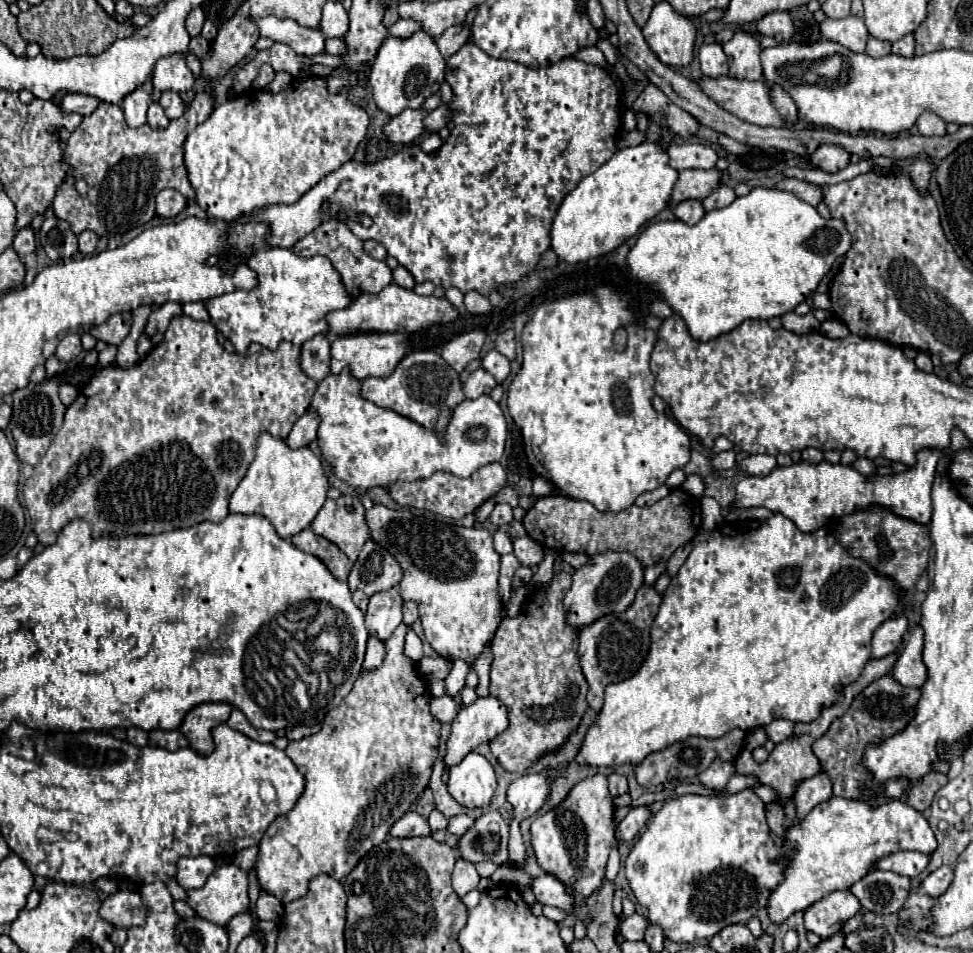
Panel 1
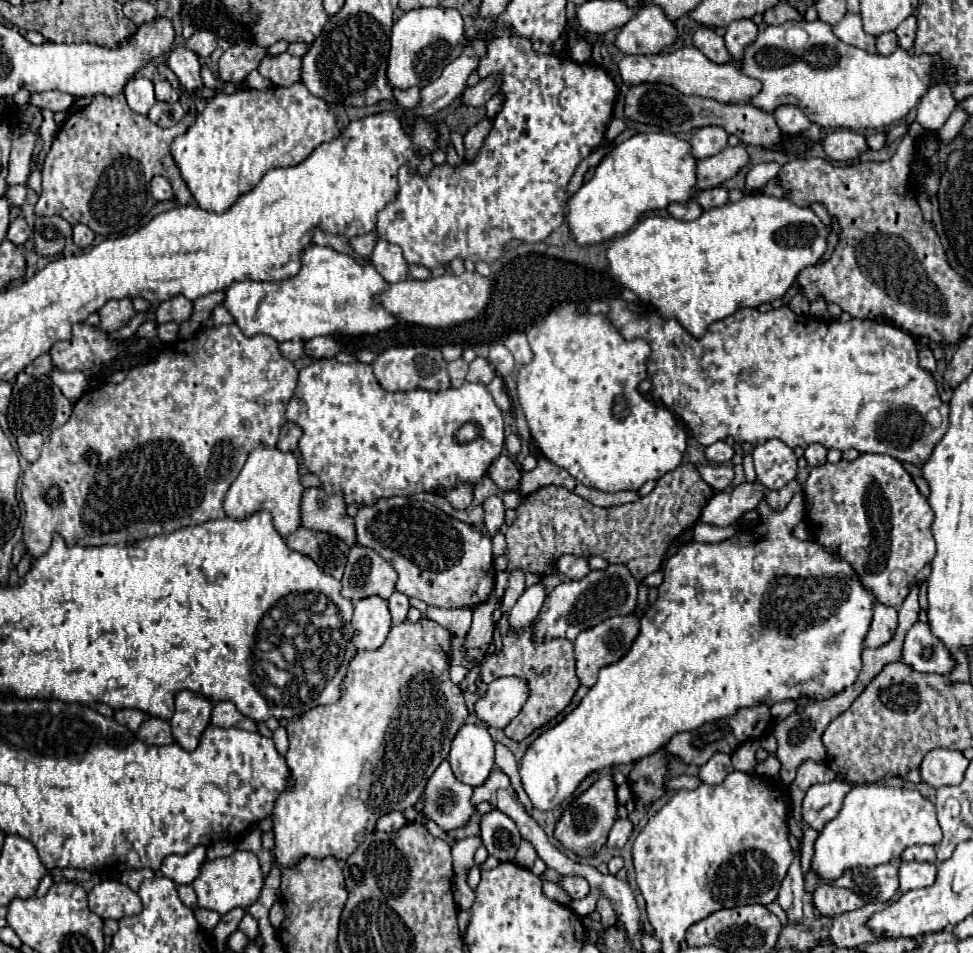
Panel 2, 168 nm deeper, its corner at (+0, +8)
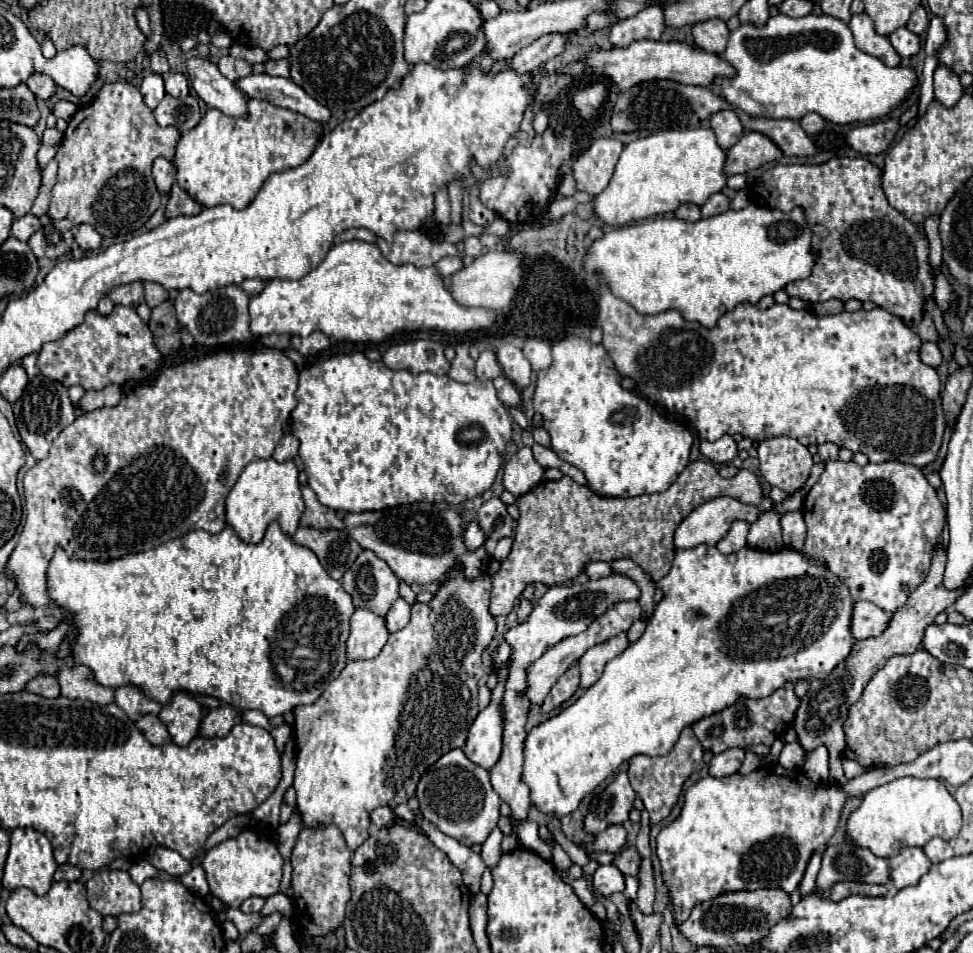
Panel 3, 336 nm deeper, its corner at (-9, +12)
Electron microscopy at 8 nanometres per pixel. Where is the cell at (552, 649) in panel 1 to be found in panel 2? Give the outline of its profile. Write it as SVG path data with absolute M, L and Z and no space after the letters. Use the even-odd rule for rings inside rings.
M531 627L523 633L515 635L511 629L503 637L503 651L499 655L489 657L481 667L481 679L489 685L493 679L503 675L515 675L527 679L531 693L519 715L505 727L505 733L521 741L541 725L549 723L553 717L557 717L571 701L579 687L579 679L575 673L575 655L573 655L573 643L567 639L551 639L547 643L533 643L531 641Z

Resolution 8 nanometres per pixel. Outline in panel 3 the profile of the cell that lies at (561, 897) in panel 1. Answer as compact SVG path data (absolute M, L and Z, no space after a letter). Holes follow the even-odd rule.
M600 865L592 875L592 889L596 895L610 897L612 893L622 891L624 875L614 865Z

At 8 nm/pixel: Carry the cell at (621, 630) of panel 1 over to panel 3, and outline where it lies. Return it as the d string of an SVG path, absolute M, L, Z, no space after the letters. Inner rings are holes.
M618 633L604 643L598 643L590 647L582 657L580 657L580 687L590 687L594 685L604 671L604 665L618 657L624 649L628 647L628 637L626 633Z

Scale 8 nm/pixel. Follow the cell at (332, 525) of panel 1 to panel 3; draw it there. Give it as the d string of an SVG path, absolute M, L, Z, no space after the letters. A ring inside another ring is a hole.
M308 485L302 487L302 499L304 499L306 509L300 519L300 525L314 527L314 529L344 529L346 527L334 509L318 503L314 491Z

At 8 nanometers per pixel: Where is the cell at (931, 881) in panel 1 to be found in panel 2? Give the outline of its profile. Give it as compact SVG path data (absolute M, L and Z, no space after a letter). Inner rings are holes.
M901 861L901 865L899 865L899 891L905 893L909 889L929 887L935 881L935 875L937 875L935 863Z

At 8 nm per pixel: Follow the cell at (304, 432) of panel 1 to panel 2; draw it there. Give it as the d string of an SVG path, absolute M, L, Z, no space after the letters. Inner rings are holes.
M285 423L281 427L281 433L279 433L279 441L277 441L277 449L279 451L291 451L295 453L297 451L297 441L301 437L301 429L295 425L295 423Z

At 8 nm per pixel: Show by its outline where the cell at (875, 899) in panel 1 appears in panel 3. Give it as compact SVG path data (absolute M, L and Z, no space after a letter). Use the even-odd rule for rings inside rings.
M838 843L824 851L816 885L828 895L830 887L838 881L886 885L890 881L890 863L882 857L874 857L862 847Z

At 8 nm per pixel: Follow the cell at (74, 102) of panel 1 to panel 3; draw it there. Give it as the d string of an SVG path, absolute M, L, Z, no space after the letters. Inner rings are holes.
M32 75L28 81L26 81L26 85L30 87L30 91L38 97L38 99L50 99L50 97L54 97L56 95L56 89L58 89L58 85L48 77L48 75Z

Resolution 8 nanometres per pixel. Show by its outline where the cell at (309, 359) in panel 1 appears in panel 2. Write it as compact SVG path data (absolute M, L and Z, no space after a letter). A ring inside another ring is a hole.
M285 341L285 343L279 343L279 351L283 357L295 361L299 357L305 355L305 349L303 349L303 343L301 341Z

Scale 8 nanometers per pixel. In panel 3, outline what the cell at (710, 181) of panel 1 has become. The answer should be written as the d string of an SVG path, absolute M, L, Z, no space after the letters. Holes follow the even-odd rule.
M750 131L750 133L744 133L742 139L726 151L724 175L730 177L738 173L748 173L780 157L782 157L782 151L778 151L778 147L774 147L774 143L766 135Z

